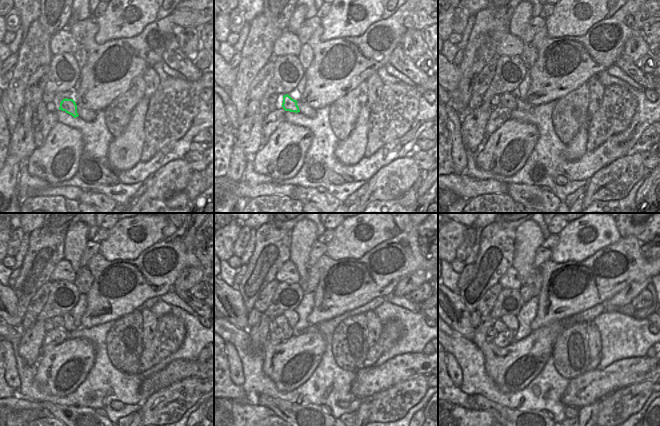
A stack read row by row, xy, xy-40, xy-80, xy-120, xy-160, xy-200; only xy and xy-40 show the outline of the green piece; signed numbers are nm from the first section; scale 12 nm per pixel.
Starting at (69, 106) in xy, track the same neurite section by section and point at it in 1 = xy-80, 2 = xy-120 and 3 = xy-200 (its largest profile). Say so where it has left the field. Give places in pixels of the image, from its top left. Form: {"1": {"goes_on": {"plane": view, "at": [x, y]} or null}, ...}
{"1": {"goes_on": {"plane": "xy-80", "at": [508, 100]}}, "2": {"goes_on": {"plane": "xy-120", "at": [58, 322]}}, "3": {"goes_on": {"plane": "xy-200", "at": [510, 321]}}}

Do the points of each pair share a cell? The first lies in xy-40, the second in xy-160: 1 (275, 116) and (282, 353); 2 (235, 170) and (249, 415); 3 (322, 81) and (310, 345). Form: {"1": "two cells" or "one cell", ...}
{"1": "two cells", "2": "two cells", "3": "two cells"}

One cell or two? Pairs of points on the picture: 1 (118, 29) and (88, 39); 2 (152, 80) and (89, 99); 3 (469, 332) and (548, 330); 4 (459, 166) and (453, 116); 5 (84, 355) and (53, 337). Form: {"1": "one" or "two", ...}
{"1": "two", "2": "two", "3": "one", "4": "one", "5": "two"}

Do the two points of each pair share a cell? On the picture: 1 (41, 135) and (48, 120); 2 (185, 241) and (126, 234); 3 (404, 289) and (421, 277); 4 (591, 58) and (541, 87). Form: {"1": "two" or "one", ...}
{"1": "one", "2": "two", "3": "one", "4": "one"}

